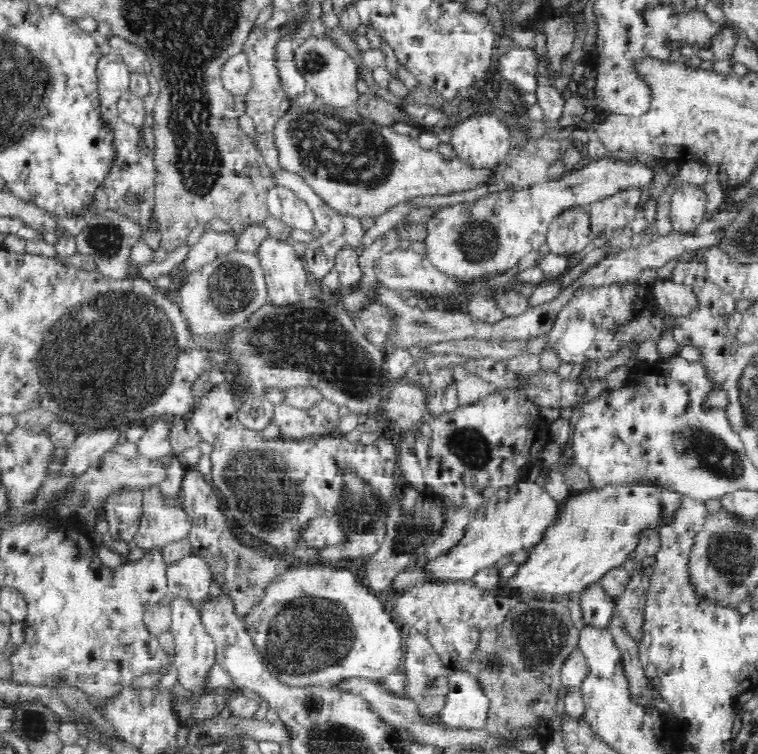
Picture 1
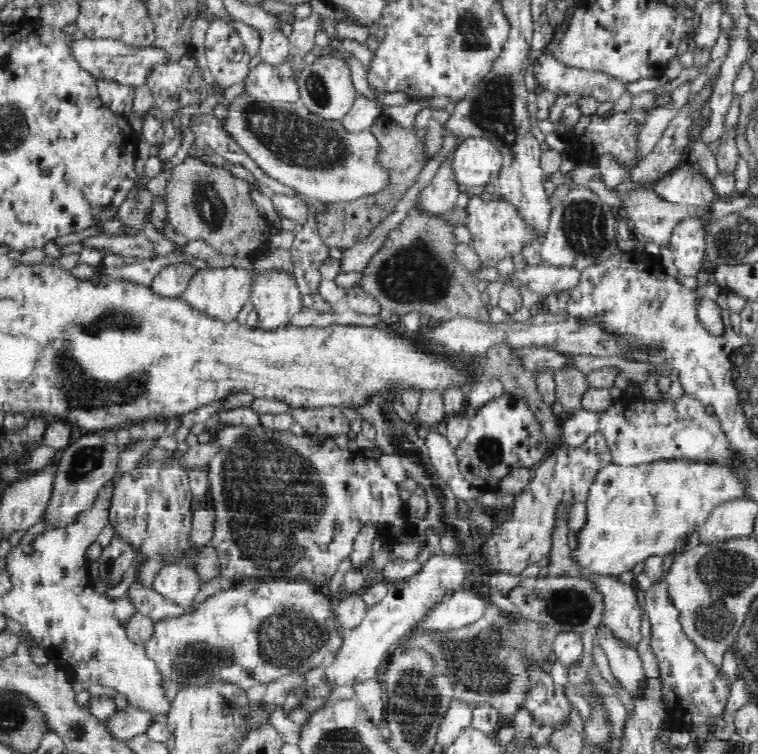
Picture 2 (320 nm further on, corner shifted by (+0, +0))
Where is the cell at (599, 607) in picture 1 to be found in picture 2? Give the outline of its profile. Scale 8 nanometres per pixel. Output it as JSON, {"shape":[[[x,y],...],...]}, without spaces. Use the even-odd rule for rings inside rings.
{"shape":[[[604,621],[593,631],[595,641],[606,654],[612,674],[622,688],[632,696],[637,695],[643,687],[645,672],[642,668],[637,646],[618,637]]]}

